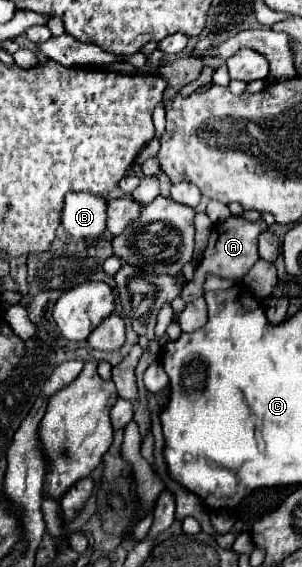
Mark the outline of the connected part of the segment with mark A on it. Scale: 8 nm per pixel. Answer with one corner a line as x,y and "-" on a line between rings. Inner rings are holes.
231,216
229,220
215,224
211,238
209,238
209,246
203,252
203,260
199,262
199,266
195,268
195,278
193,282
185,284
185,288
181,290
181,298
185,302
193,302
195,298
199,298
201,294
201,286
205,280
205,274
215,274
219,278
245,278
245,274
253,268
253,264
261,258
259,256
259,246
257,246
257,236
261,230
265,230
265,222
245,222
241,216

